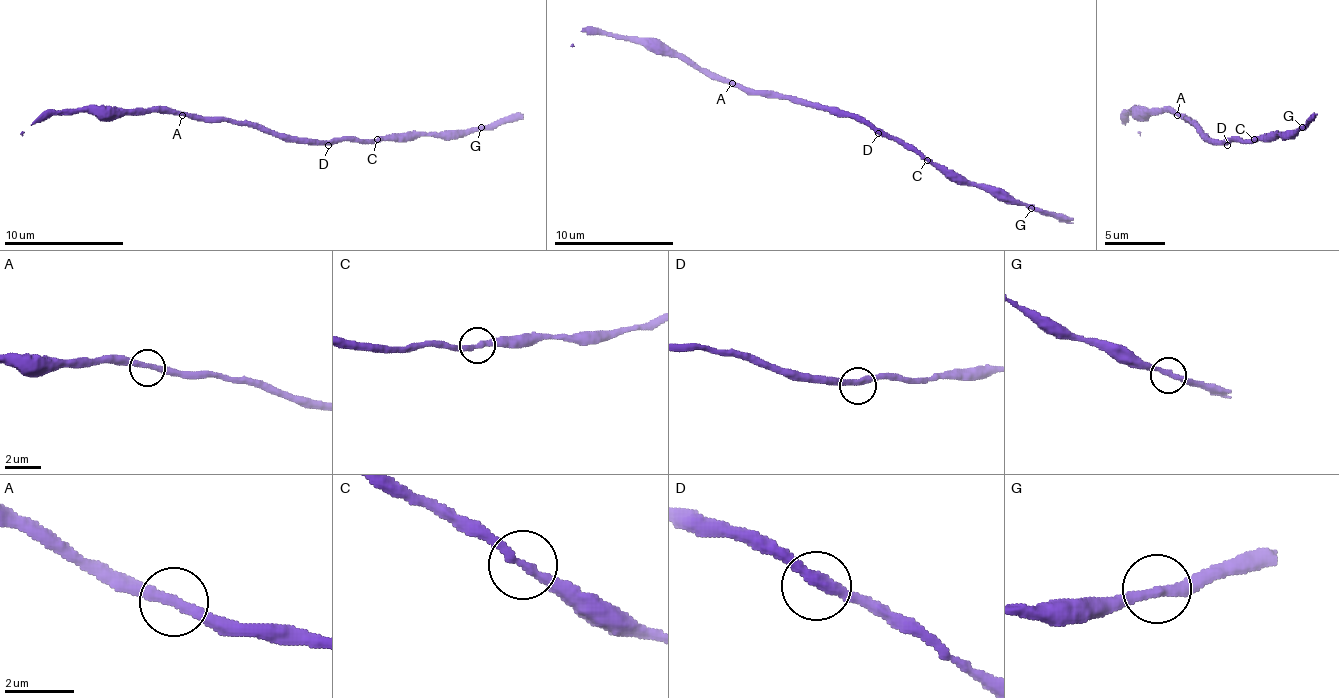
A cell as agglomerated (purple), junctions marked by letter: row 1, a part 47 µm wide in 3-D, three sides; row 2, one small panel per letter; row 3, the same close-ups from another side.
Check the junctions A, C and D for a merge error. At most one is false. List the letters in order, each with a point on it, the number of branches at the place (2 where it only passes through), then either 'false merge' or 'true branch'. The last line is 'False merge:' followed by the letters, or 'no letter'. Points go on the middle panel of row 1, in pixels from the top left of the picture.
A: place (732, 83); branches 2; true branch
C: place (927, 160); branches 2; true branch
D: place (878, 133); branches 2; true branch
False merge: no letter

